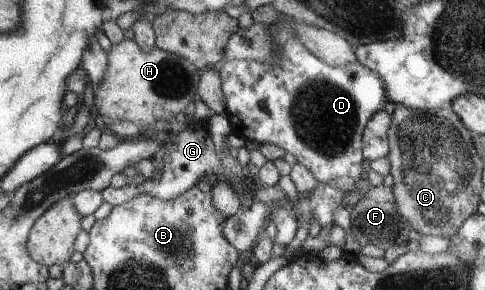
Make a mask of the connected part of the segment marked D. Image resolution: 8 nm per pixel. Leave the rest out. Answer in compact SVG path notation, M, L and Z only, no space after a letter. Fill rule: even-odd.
M280 19L270 25L270 37L278 45L278 63L268 65L264 61L225 61L218 66L221 88L226 107L226 117L231 133L243 137L247 143L262 145L272 143L292 153L297 163L307 167L318 183L330 183L344 193L358 191L361 187L364 157L362 157L362 131L370 117L386 105L385 81L368 67L362 67L358 60L344 67L330 67L316 57L308 47L302 45L290 21Z

